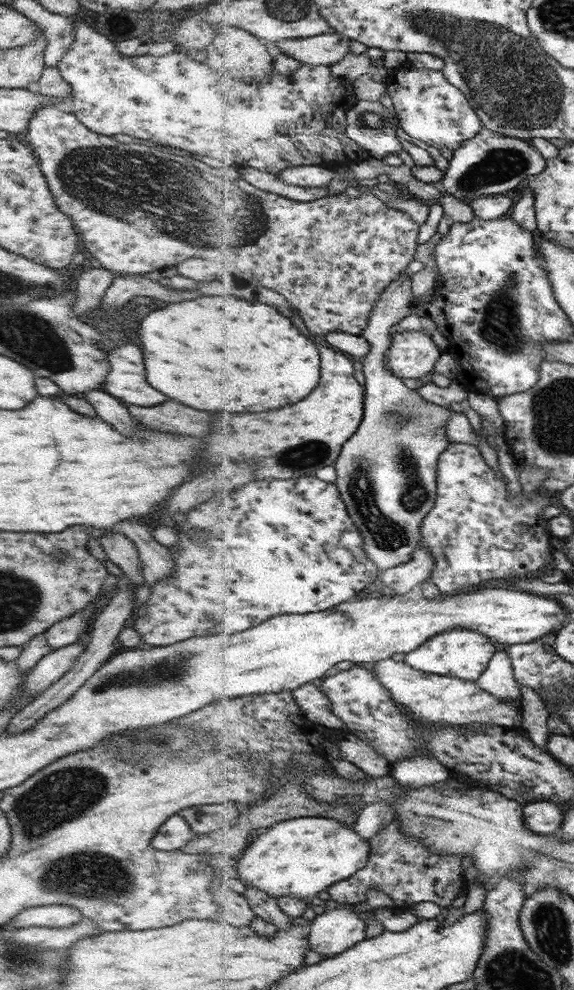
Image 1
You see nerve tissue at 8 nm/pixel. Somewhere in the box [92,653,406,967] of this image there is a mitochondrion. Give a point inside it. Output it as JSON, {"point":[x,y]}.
{"point":[170,736]}

